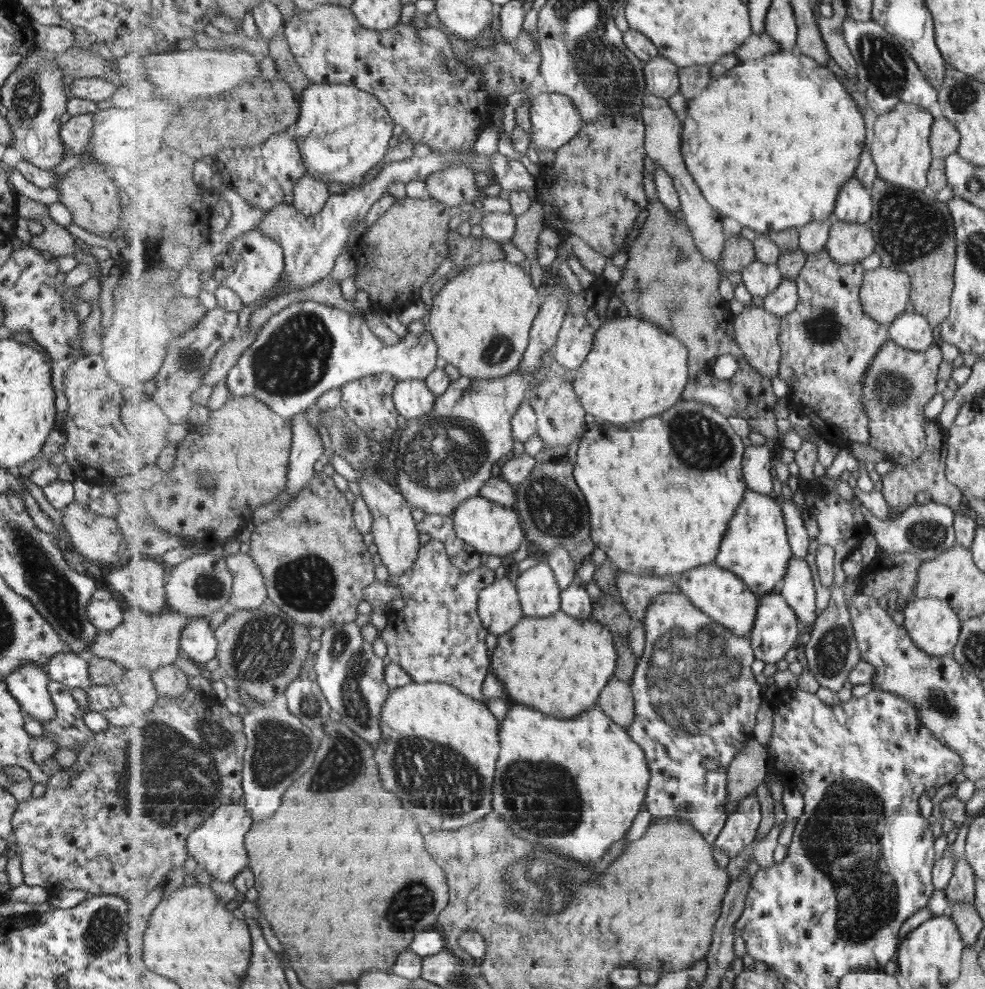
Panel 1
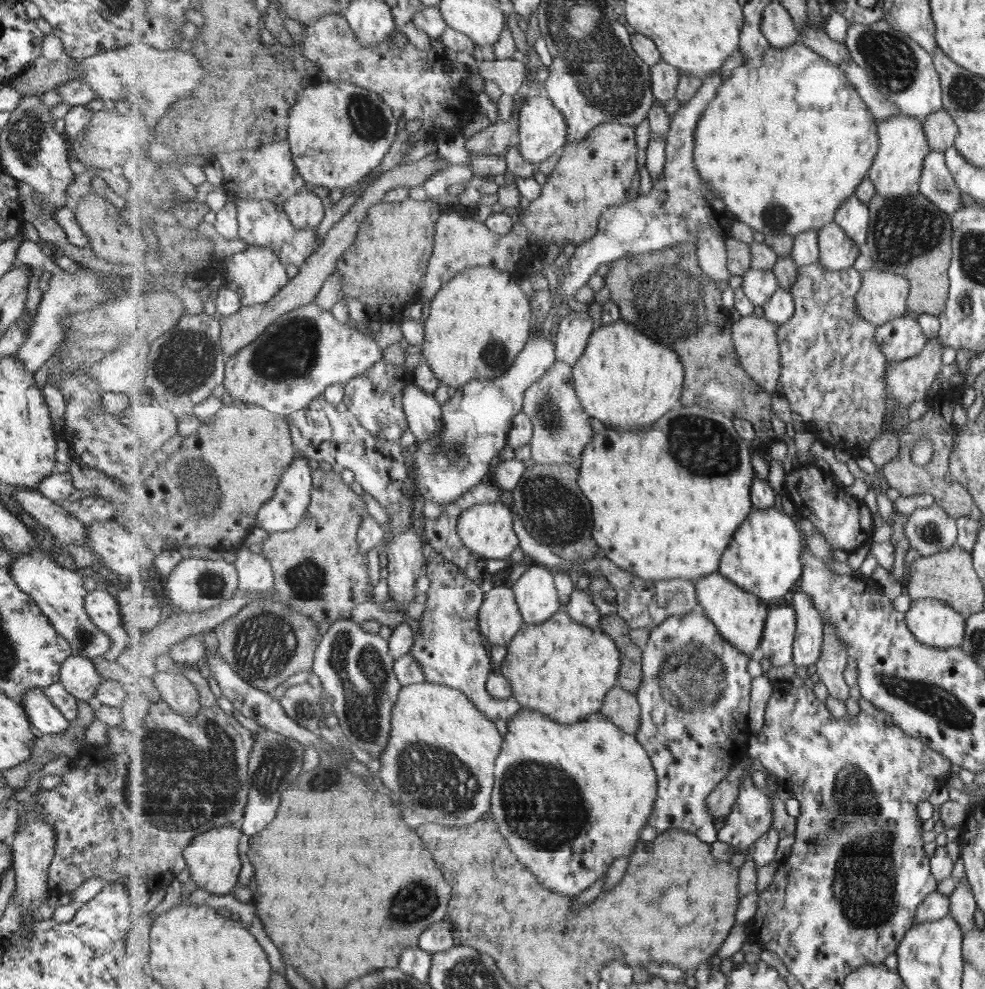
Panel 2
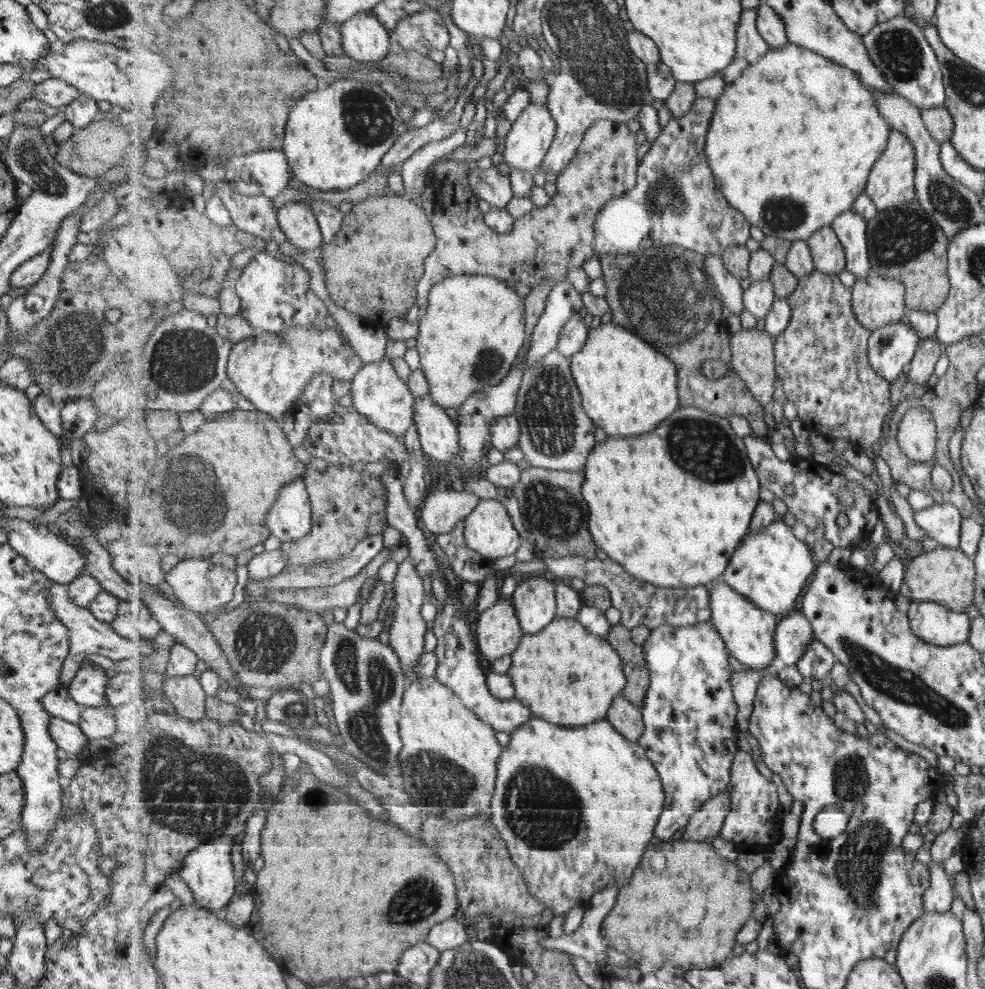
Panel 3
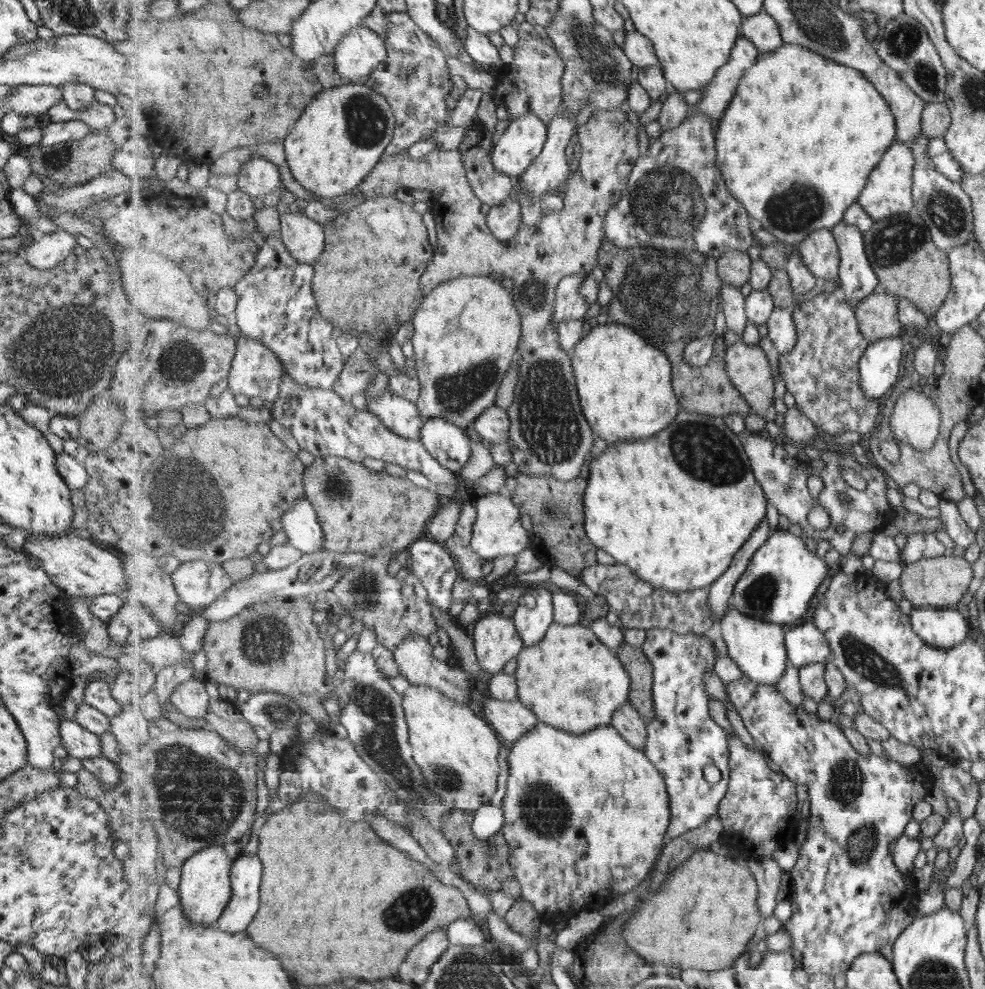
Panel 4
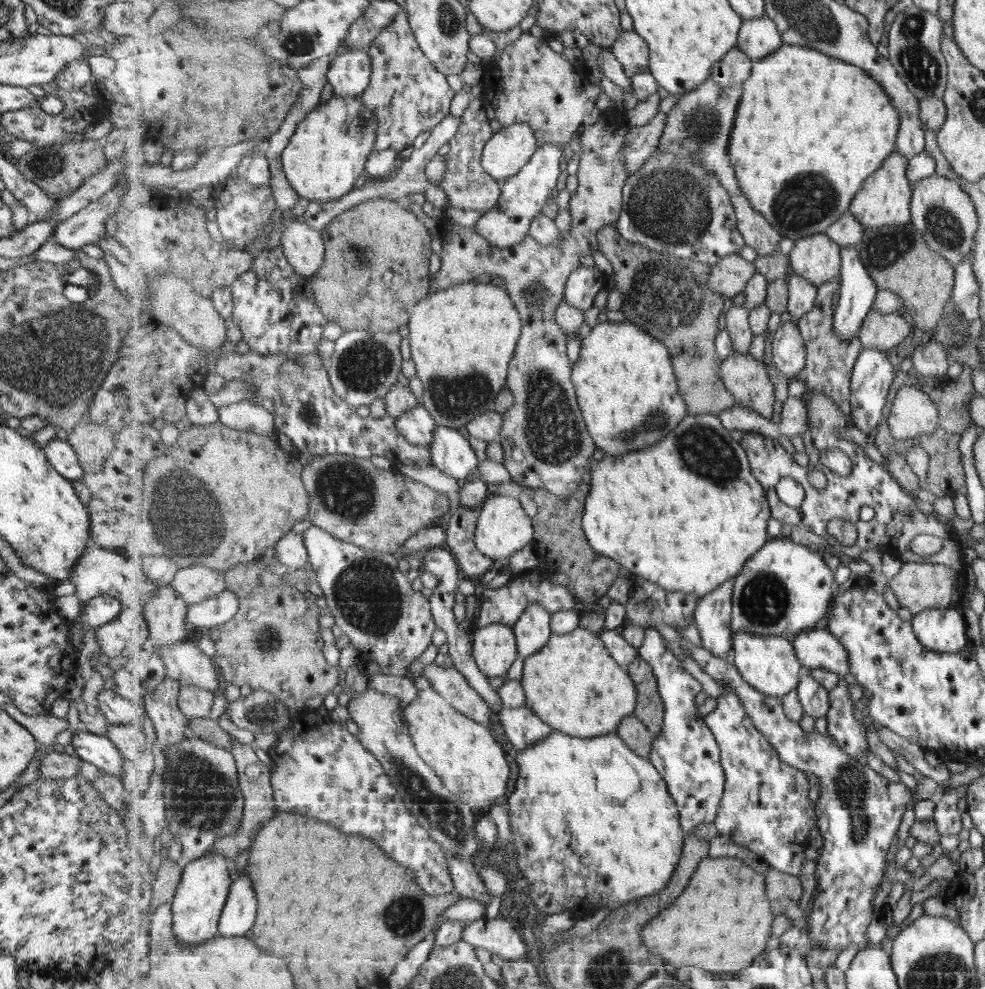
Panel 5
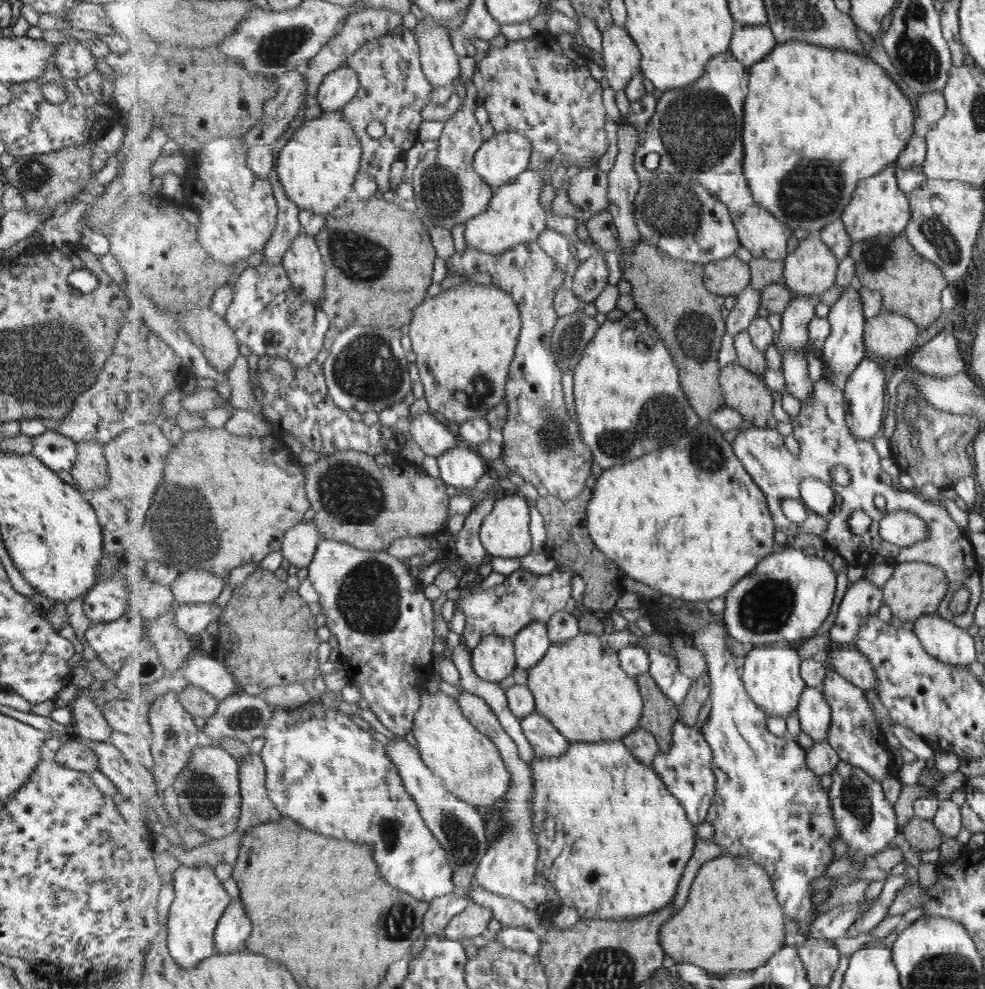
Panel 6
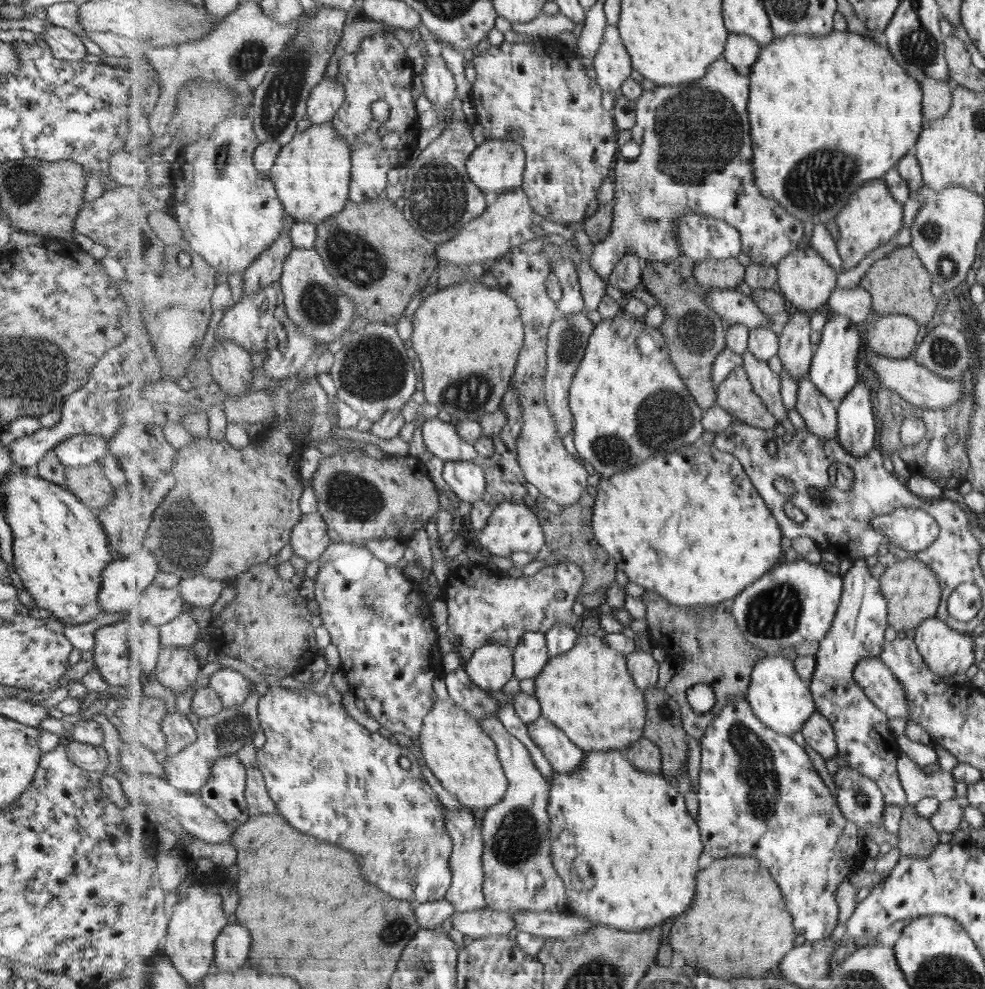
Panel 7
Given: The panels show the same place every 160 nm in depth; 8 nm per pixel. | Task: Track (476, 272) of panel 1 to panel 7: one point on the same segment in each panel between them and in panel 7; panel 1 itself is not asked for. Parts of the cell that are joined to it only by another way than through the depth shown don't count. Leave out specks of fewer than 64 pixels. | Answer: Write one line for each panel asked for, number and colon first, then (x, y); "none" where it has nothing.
2: (480, 321)
3: (471, 334)
4: (473, 321)
5: (463, 340)
6: (464, 342)
7: (468, 338)

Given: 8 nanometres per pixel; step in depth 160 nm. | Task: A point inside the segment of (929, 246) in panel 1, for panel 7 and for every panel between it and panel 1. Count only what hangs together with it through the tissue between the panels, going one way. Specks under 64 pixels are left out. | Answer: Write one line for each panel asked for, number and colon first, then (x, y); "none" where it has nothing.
2: (910, 236)
3: (906, 243)
4: (901, 248)
5: (898, 257)
6: (913, 286)
7: (900, 284)

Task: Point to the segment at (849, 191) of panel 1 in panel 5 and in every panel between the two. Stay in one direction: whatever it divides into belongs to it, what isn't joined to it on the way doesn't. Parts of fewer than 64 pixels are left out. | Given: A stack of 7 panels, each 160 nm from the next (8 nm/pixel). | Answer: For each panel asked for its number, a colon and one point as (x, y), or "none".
2: (854, 216)
3: (852, 227)
4: (858, 278)
5: (858, 291)

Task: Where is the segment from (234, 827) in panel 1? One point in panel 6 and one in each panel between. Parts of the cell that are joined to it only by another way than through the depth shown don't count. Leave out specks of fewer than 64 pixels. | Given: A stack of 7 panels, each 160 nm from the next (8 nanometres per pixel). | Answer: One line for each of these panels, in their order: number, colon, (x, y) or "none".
2: (213, 859)
3: (208, 870)
4: (206, 886)
5: (202, 894)
6: (201, 900)

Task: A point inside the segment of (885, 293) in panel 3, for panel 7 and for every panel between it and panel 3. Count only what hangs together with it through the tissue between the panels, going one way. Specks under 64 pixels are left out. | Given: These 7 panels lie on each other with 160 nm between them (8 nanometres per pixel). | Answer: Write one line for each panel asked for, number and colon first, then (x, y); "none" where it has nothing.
4: (878, 314)
5: (883, 331)
6: (888, 335)
7: (895, 336)

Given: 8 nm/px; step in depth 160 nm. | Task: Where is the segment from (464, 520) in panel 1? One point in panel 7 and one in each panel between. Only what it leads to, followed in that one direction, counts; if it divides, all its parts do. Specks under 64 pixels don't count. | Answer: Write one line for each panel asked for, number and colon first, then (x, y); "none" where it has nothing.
2: (488, 529)
3: (490, 530)
4: (498, 532)
5: (503, 528)
6: (505, 533)
7: (515, 527)

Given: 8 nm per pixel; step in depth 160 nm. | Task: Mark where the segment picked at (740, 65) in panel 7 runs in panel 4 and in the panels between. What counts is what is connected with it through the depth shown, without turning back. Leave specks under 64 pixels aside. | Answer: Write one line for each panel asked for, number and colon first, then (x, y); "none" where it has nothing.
4: (762, 30)
5: (759, 38)
6: (750, 45)

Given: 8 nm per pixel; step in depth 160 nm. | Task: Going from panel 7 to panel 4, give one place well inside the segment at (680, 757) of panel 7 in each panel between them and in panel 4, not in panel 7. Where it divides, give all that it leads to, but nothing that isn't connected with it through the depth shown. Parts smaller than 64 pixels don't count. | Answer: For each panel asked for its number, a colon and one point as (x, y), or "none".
4: (635, 660)
5: (651, 709)
6: (660, 713)

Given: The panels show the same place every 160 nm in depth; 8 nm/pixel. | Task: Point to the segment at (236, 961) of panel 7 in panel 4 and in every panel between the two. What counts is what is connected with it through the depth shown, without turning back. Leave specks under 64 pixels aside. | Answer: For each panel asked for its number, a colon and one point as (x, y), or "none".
4: (246, 876)
5: (238, 917)
6: (234, 927)

